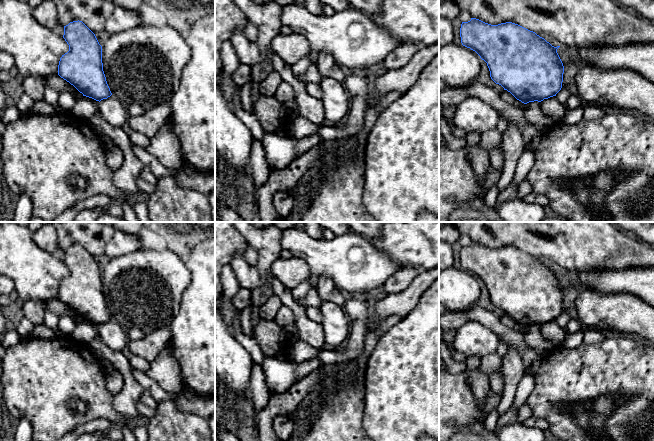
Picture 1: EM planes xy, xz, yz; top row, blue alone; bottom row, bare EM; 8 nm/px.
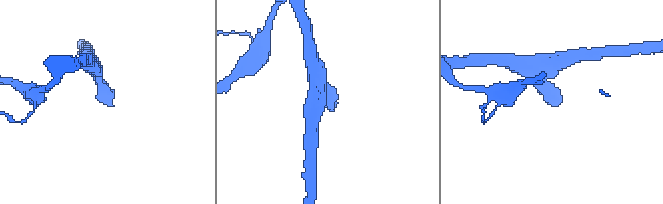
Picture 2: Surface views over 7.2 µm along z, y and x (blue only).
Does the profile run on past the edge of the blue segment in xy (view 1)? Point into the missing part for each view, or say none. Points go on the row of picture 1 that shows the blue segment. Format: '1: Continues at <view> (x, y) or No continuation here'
1: No continuation here

